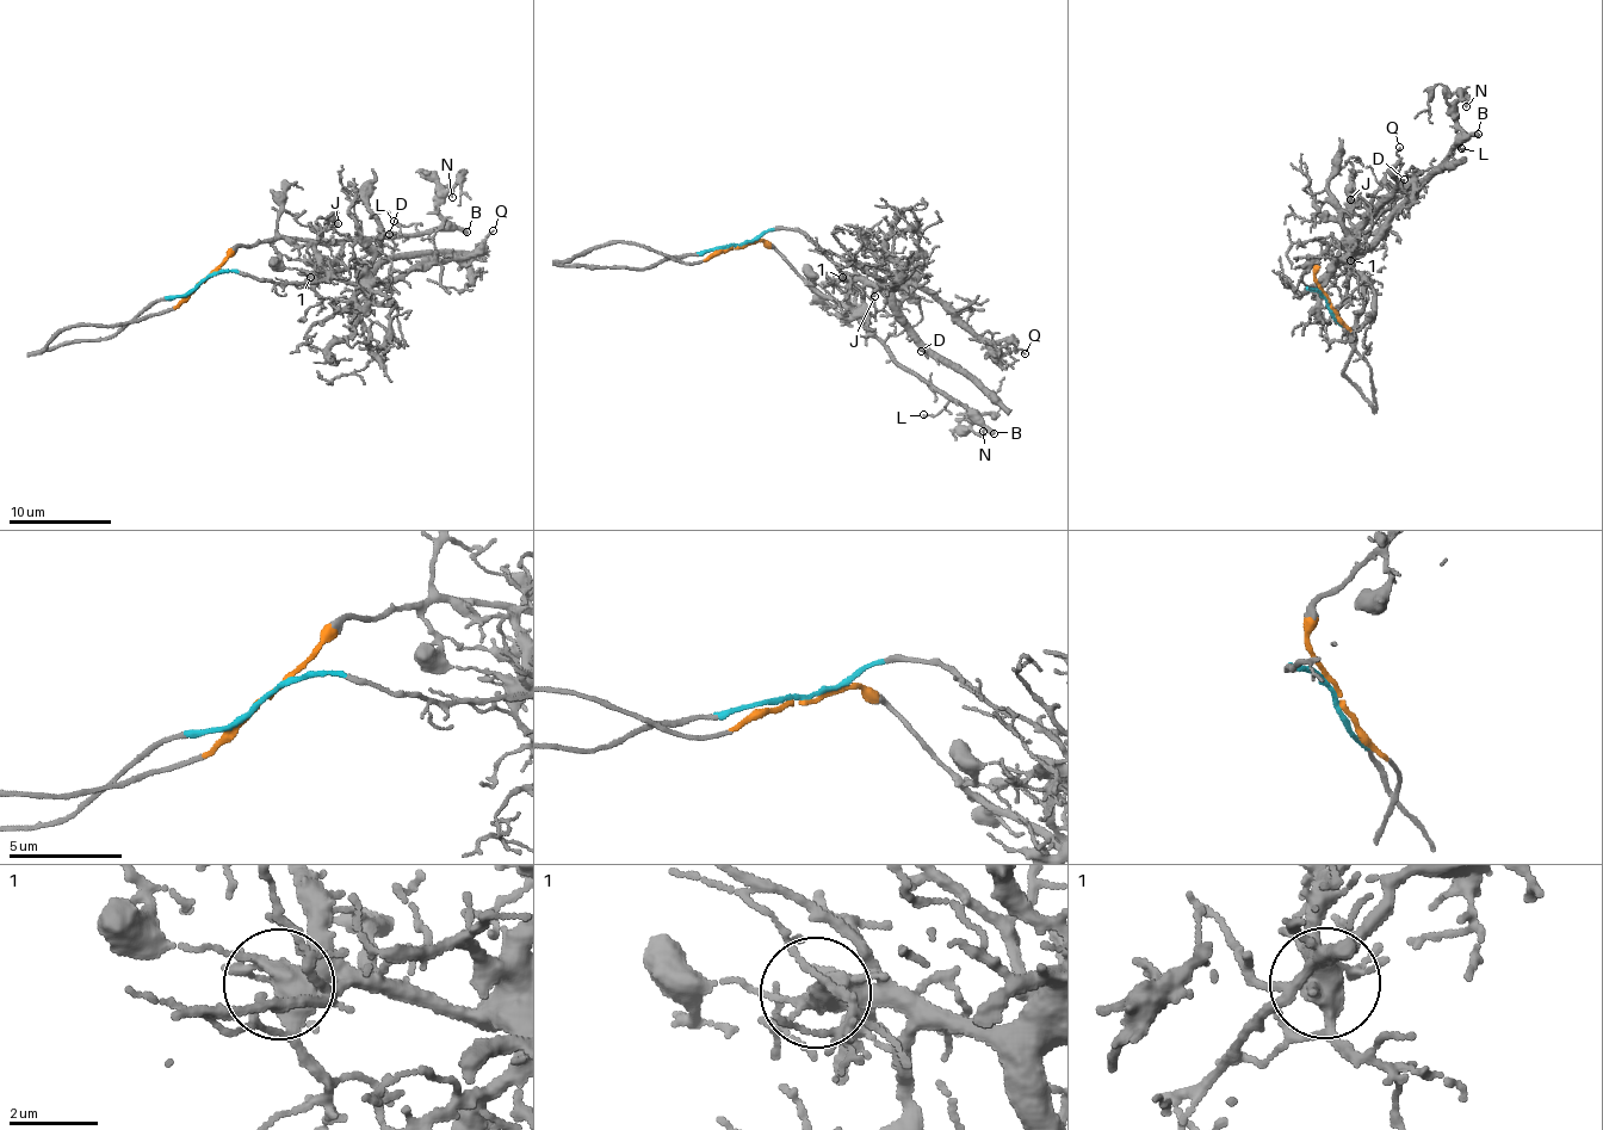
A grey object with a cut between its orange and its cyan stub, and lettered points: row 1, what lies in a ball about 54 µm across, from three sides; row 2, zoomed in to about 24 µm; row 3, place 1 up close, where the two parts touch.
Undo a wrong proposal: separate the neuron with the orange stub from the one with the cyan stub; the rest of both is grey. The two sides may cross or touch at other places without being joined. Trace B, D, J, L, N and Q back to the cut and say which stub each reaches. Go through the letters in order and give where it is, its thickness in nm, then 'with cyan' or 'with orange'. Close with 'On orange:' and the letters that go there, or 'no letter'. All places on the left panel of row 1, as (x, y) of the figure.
B: place (466, 232); calibre 320 nm; with orange
D: place (389, 234); calibre 150 nm; with cyan
J: place (338, 223); calibre 140 nm; with cyan
L: place (394, 221); calibre 110 nm; with orange
N: place (452, 197); calibre 110 nm; with orange
Q: place (493, 230); calibre 90 nm; with cyan
On orange: B, L, N

